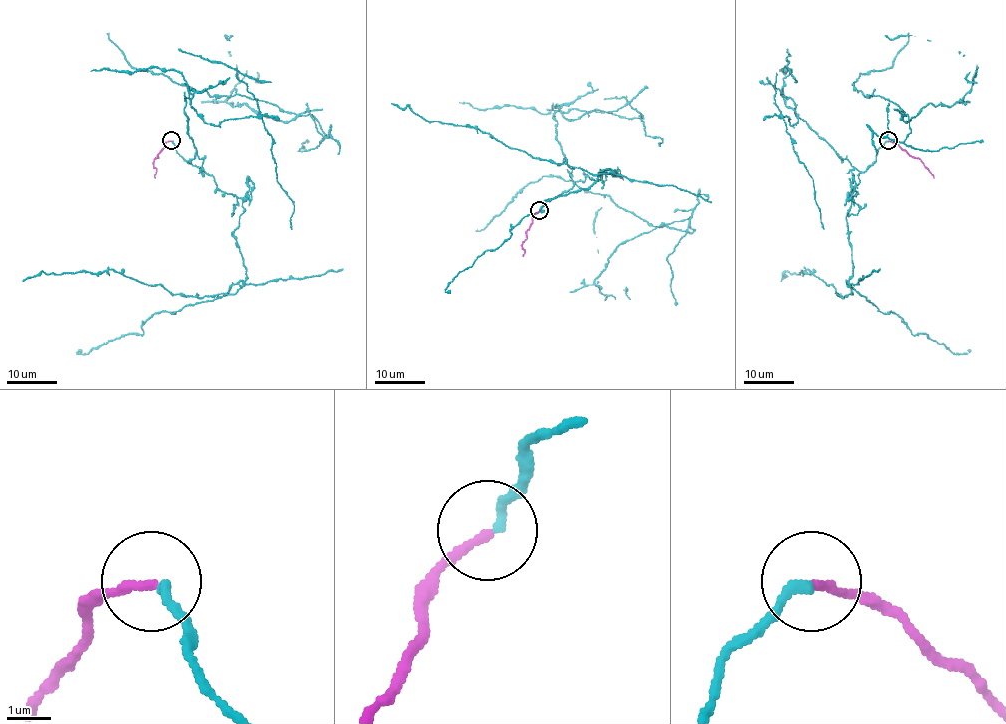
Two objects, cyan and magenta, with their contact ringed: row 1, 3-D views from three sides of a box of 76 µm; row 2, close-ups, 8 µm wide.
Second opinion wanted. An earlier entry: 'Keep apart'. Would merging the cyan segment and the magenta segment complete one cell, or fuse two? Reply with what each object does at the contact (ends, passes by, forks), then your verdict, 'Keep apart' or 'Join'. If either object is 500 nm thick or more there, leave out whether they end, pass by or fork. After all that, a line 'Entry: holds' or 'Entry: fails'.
At the ring cyan ends. At the ring magenta ends. Keep apart
Entry: holds

